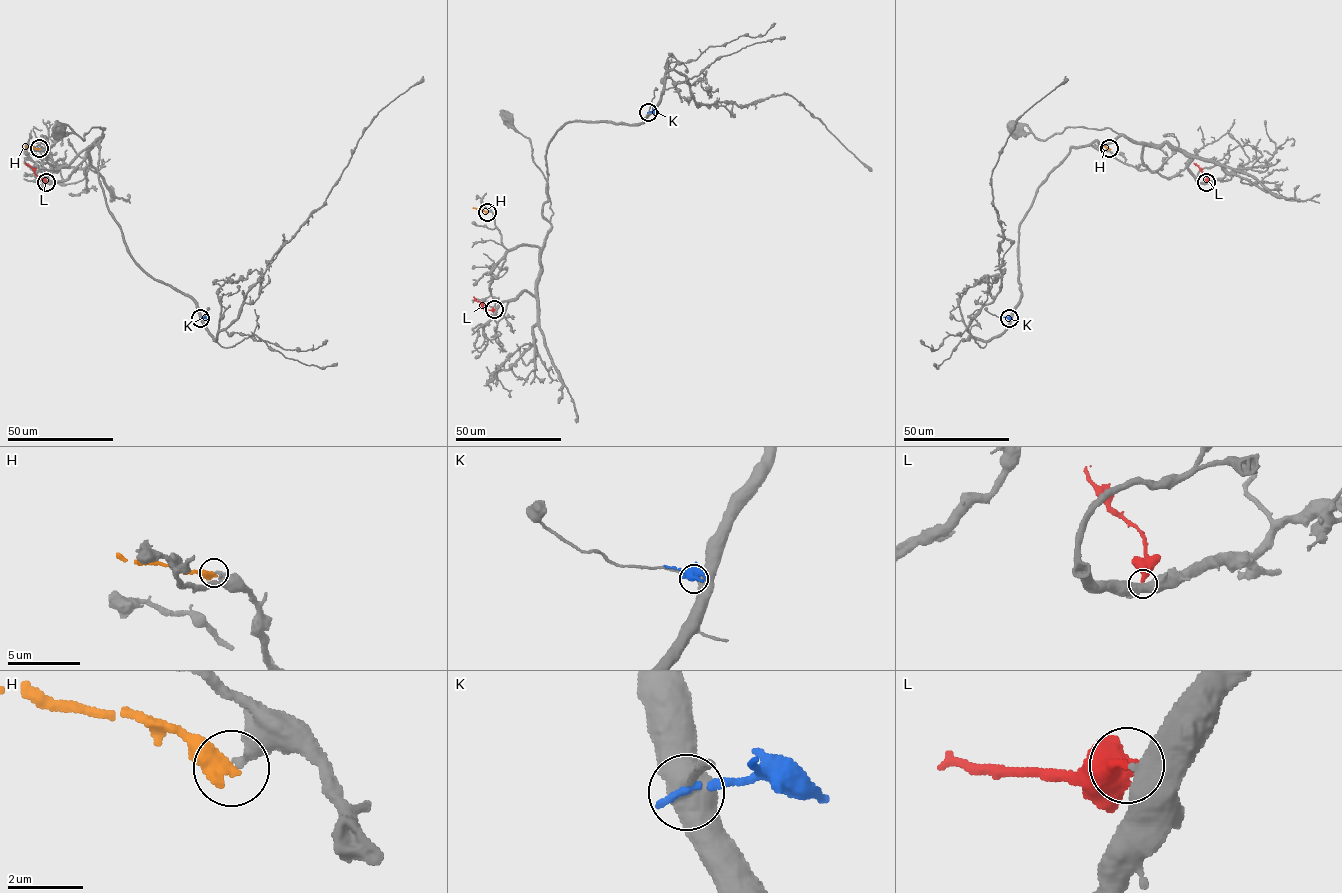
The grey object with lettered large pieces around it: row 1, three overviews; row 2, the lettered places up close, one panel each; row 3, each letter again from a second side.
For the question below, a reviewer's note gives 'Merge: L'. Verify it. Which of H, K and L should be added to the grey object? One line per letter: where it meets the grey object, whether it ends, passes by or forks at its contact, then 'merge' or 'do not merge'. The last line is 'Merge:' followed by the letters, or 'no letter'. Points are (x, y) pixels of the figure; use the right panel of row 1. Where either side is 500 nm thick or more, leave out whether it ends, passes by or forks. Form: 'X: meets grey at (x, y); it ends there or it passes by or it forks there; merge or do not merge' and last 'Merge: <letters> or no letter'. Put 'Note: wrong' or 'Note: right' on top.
Note: right
H: meets grey at (1109, 148); it ends there; do not merge
K: meets grey at (1009, 318); it ends there; do not merge
L: meets grey at (1206, 182); merge
Merge: L

